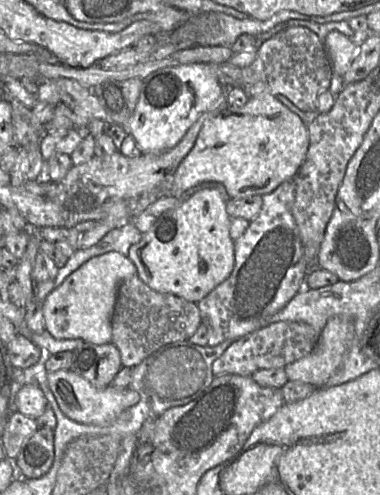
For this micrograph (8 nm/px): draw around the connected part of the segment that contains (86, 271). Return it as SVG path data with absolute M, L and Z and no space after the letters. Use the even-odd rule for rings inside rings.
M118 252L95 256L68 275L41 302L45 330L56 339L81 339L106 344L112 341L112 315L121 282L137 275L134 263Z

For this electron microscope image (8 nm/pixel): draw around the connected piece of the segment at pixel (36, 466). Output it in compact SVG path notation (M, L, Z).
M38 428L22 445L15 461L27 479L44 476L54 462L53 430Z

